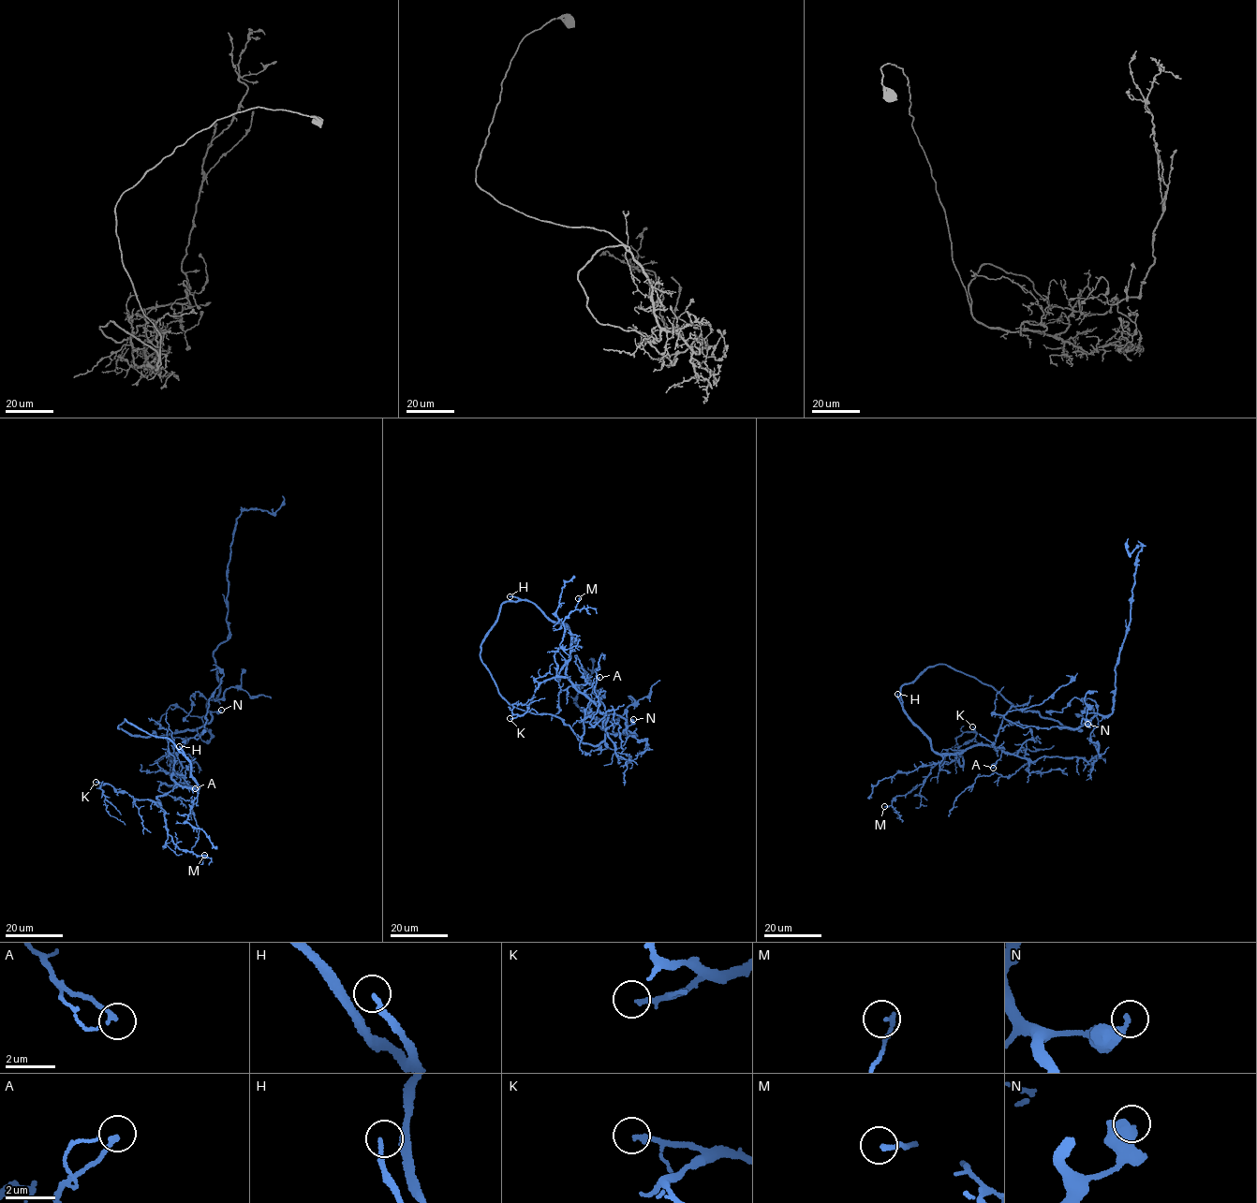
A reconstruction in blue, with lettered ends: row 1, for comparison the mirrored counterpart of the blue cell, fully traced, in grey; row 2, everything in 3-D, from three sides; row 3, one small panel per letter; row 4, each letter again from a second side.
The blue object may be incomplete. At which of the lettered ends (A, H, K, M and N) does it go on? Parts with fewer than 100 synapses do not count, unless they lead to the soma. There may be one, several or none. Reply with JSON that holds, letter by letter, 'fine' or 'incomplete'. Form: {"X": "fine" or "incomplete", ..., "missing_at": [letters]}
{"A": "fine", "H": "incomplete", "K": "fine", "M": "fine", "N": "fine", "missing_at": ["H"]}

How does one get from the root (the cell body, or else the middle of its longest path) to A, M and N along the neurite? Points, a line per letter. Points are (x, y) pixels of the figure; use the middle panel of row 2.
A: (515, 707), (480, 654), (504, 603), (529, 601), (567, 624), (566, 676), (576, 689), (599, 677)
M: (515, 707), (480, 654), (501, 605), (529, 601), (567, 624), (563, 678), (554, 654), (578, 598)
N: (515, 707), (557, 716), (579, 739), (595, 745), (603, 741), (609, 714), (621, 716), (628, 726), (633, 719)

